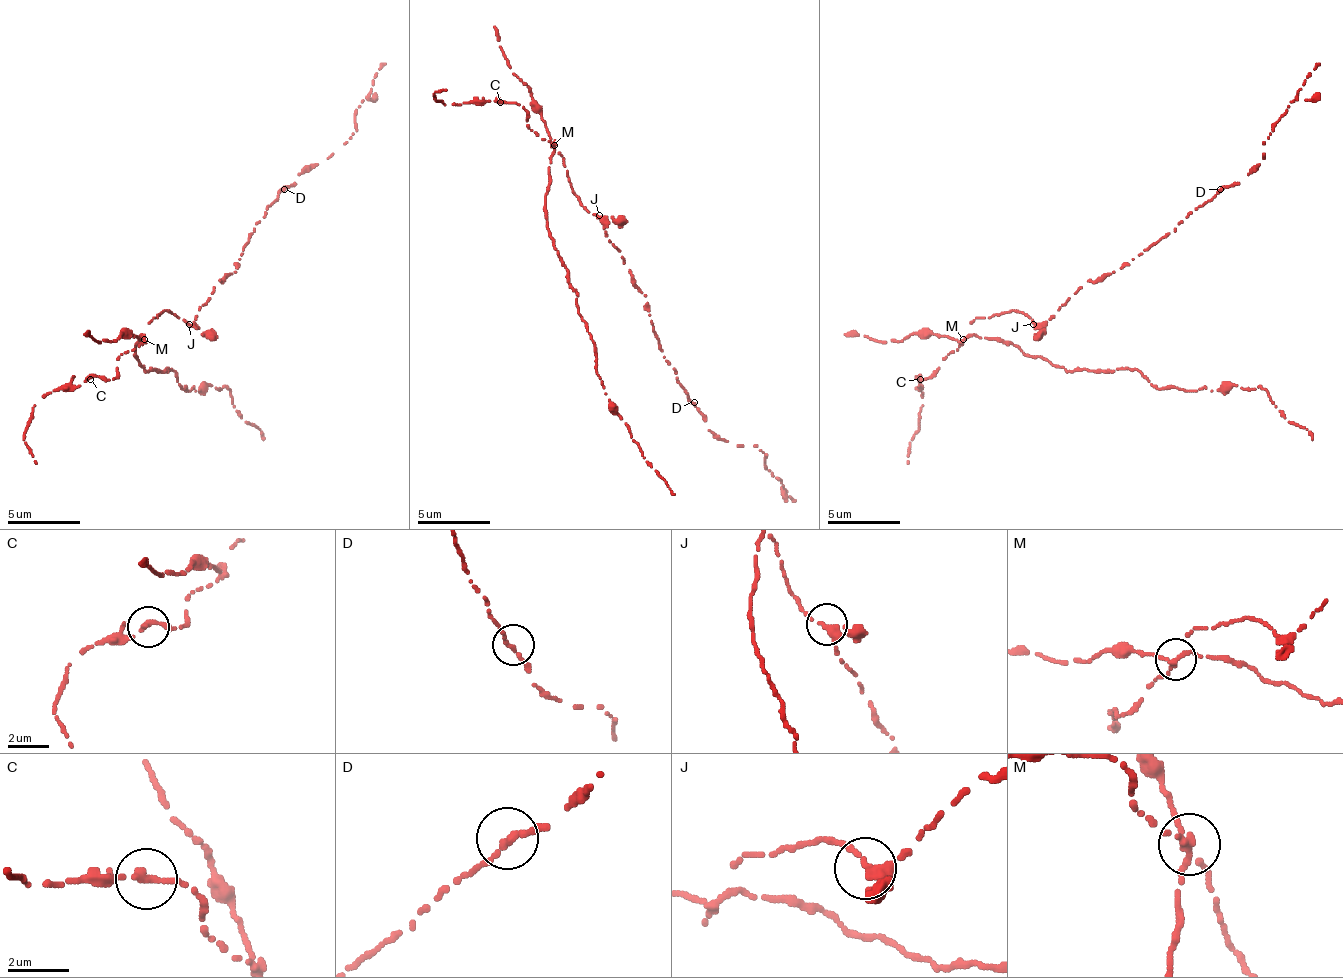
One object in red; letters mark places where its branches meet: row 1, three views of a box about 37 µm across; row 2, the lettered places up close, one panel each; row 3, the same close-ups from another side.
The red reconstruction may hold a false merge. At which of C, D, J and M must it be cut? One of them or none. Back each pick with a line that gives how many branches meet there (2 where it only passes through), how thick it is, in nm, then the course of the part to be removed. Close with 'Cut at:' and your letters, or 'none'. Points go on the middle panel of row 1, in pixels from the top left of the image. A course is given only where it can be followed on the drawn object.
M: 3 branches meet; 200 nm thick; foreign part runs (555, 146), (548, 186), (548, 233), (592, 336), (595, 372), (647, 464), (672, 493)
Cut at: M

